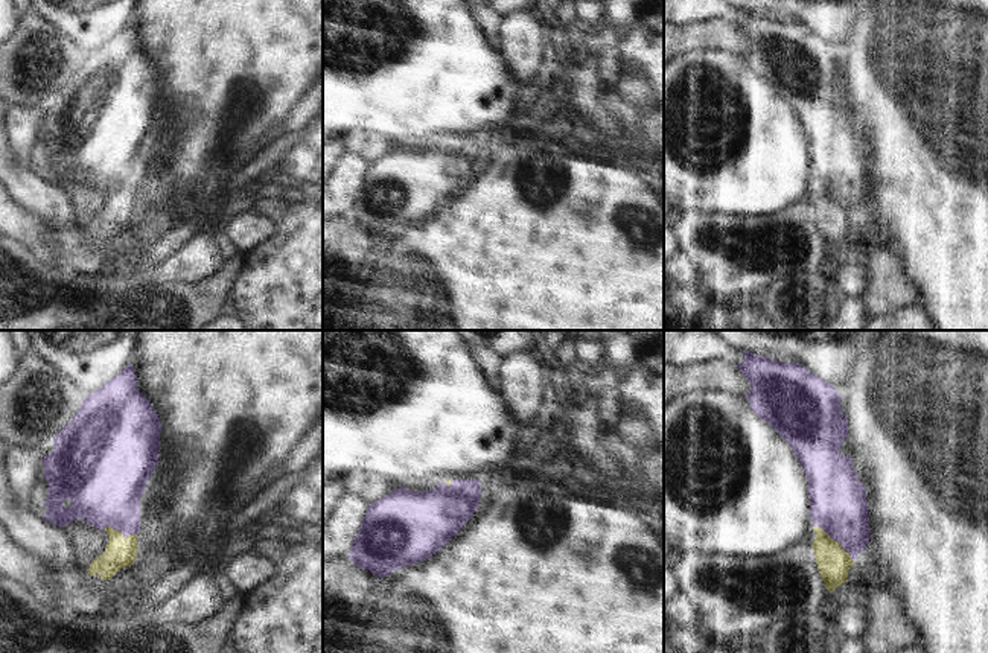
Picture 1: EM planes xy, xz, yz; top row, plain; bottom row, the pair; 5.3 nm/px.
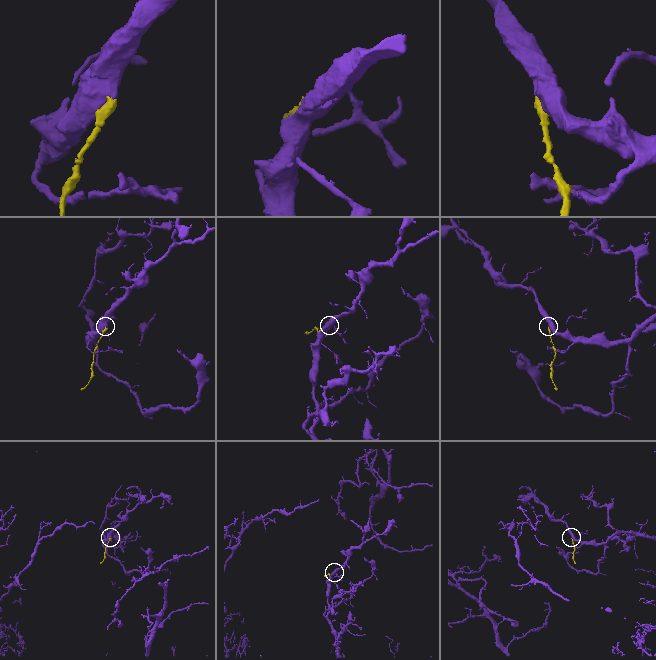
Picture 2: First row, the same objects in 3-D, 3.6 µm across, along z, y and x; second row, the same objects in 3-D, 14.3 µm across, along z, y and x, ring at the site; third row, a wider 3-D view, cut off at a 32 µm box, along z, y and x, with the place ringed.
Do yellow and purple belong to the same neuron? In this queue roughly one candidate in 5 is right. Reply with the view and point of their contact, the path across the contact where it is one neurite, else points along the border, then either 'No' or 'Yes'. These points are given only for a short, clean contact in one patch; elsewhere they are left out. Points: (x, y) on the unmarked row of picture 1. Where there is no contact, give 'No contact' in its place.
Touches yellow at yz (835, 200). Boundary: yz (813, 184), (818, 184), (835, 198), (853, 219). No.

